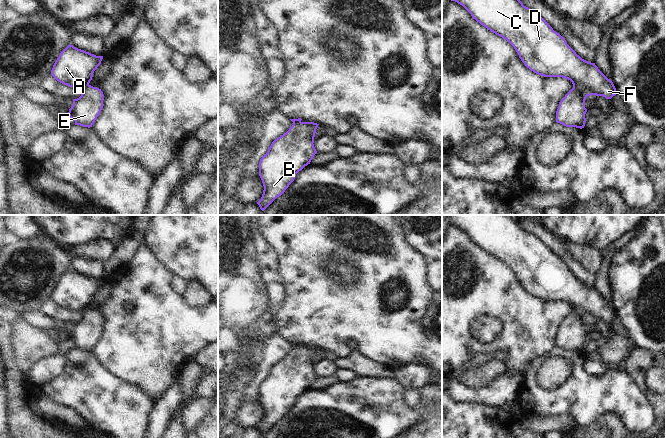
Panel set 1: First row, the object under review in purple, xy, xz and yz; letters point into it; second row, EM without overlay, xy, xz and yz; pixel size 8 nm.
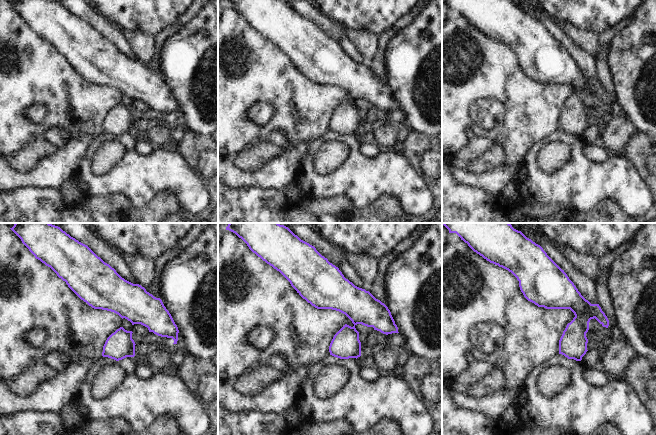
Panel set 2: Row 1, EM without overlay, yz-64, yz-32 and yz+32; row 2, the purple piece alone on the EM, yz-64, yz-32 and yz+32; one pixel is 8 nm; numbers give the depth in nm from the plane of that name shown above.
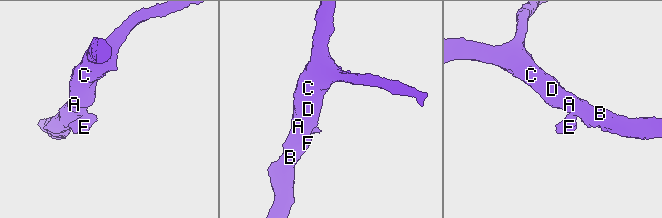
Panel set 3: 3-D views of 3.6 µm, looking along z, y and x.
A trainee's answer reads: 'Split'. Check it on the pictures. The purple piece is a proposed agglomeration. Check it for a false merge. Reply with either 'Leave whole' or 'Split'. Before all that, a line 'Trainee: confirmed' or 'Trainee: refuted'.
Trainee: confirmed
Split

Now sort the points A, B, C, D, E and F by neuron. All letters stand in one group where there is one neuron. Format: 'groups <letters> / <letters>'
groups A B C D F / E

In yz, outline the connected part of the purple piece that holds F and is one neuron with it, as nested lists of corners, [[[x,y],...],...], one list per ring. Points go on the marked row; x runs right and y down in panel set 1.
[[[451,0],[462,5],[481,25],[507,40],[516,50],[524,65],[544,77],[562,77],[572,82],[579,91],[588,96],[603,96],[611,99],[617,94],[613,82],[595,65],[582,59],[567,44],[564,37],[535,11],[520,0]]]

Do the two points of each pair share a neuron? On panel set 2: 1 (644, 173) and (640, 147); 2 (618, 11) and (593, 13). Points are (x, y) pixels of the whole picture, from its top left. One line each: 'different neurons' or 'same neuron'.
1: same neuron
2: same neuron

